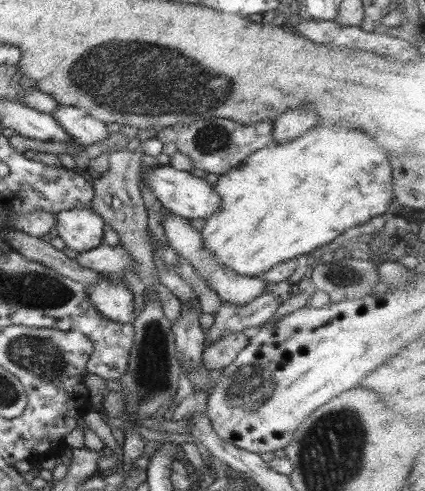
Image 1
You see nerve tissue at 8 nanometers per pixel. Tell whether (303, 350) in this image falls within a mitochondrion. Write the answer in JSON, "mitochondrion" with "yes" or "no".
{"mitochondrion":"no"}

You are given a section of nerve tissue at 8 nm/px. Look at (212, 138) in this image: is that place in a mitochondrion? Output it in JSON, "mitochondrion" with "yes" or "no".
{"mitochondrion":"yes"}

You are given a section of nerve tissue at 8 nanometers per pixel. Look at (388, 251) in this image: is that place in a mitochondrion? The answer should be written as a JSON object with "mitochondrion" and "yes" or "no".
{"mitochondrion":"no"}

